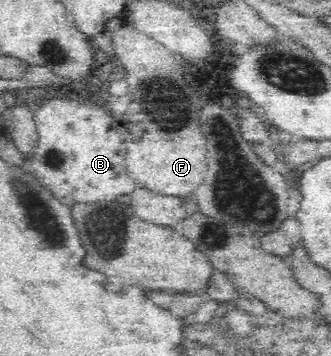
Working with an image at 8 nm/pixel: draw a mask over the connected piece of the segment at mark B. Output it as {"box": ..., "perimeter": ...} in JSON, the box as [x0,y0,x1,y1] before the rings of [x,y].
{"box":[23,90,135,205],"perimeter":[[[59,90],[53,98],[46,99],[34,114],[39,139],[36,154],[31,161],[25,160],[23,168],[36,175],[43,185],[53,189],[55,197],[61,197],[67,205],[73,203],[99,203],[113,201],[117,195],[129,195],[135,189],[133,179],[125,173],[125,145],[121,139],[118,121],[105,113],[103,108],[95,105],[89,97],[73,96],[71,93]]]}

